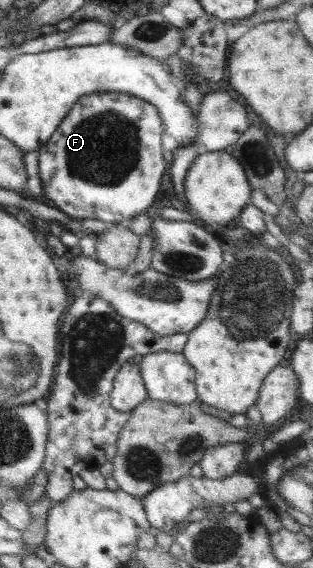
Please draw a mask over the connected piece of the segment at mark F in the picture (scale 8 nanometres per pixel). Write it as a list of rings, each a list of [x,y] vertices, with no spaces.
[[[98,92],[78,98],[60,122],[50,139],[36,150],[39,177],[44,197],[70,219],[98,219],[108,224],[120,224],[154,208],[154,203],[169,160],[164,148],[162,118],[147,101],[122,92]]]

